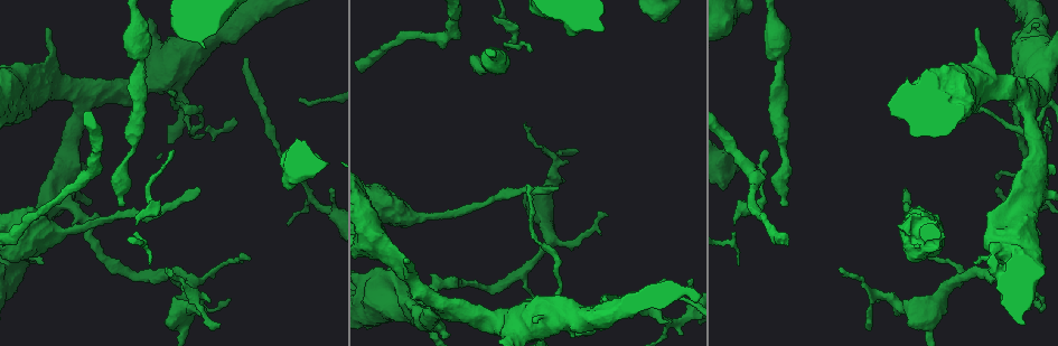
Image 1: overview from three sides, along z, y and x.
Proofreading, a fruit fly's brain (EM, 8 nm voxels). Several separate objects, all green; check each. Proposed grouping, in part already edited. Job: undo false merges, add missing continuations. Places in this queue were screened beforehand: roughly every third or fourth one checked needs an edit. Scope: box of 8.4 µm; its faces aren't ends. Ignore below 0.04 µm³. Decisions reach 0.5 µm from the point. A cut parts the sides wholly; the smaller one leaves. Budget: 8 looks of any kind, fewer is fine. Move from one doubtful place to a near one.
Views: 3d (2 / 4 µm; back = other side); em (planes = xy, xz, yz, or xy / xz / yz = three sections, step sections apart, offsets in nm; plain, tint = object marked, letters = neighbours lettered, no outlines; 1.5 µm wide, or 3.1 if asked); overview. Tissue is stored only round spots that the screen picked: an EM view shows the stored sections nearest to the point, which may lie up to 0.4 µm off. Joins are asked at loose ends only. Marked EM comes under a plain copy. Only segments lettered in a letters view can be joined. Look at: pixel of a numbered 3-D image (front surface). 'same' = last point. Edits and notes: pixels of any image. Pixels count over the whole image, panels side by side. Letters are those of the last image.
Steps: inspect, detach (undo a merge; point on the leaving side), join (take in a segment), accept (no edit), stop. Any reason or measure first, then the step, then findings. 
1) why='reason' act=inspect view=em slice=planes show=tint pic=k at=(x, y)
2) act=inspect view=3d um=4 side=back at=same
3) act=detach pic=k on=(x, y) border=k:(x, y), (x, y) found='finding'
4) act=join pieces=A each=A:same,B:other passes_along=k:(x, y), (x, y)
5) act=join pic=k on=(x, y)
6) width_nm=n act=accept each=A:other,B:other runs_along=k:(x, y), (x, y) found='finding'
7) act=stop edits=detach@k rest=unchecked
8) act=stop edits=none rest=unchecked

why='calibre changes' act=inspect view=em slice=xz step=8 show=tint pic=1 at=(310, 197)

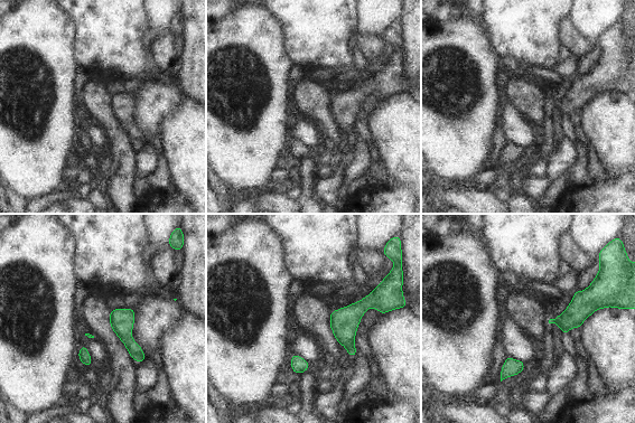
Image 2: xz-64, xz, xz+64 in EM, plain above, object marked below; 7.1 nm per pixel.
why='cut it another way' act=inspect view=em slice=yz step=4 show=tint at=same

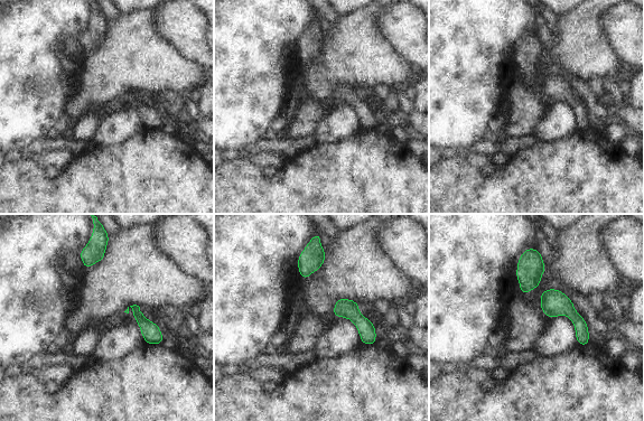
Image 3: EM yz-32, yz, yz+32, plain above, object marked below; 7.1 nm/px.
why='what lies round it' act=inspect view=em slice=yz step=4 show=letters at=same

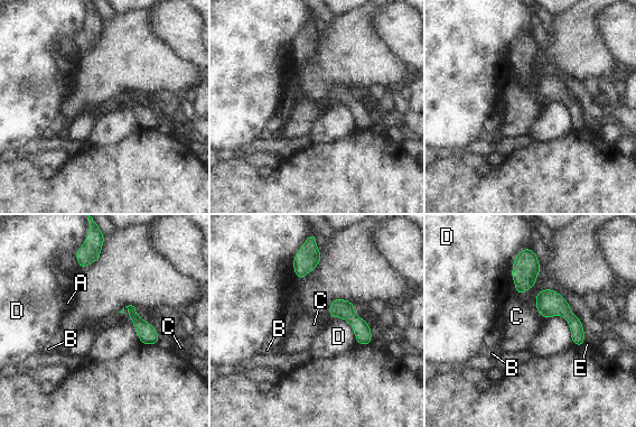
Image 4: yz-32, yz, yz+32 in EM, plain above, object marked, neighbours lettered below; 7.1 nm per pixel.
longest_contact=D:320nm act=accept each=A:other,B:other,C:other,D:other,E:other border=4:(531, 248), (514, 259), (514, 288) found='continuous, no second neuron'

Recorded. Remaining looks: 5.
why='free end' act=inspect view=3d um=2 pic=1 at=(903, 190)

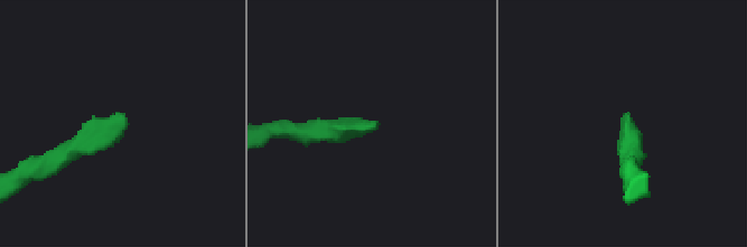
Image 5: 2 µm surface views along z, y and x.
why='shape alone is not enough' act=inspect view=em slice=planes show=tint pic=5 at=(123, 117)

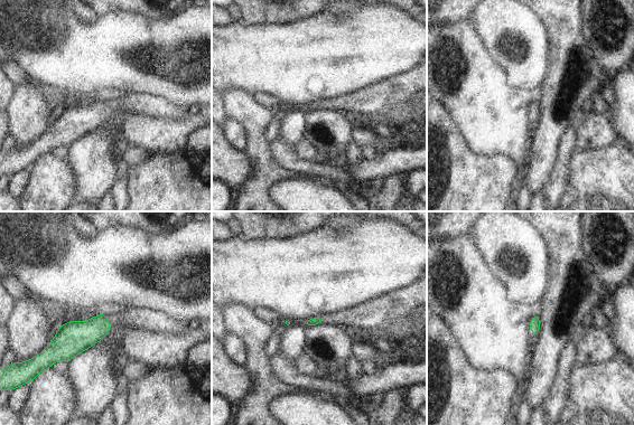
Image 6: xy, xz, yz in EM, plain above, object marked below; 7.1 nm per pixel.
why='see the neighbours' act=inspect view=em slice=planes show=letters at=same

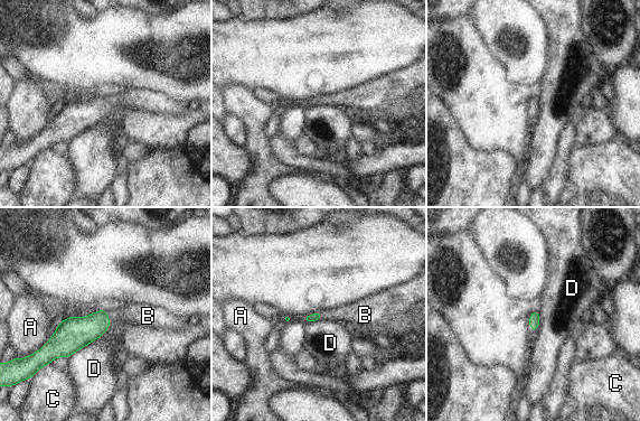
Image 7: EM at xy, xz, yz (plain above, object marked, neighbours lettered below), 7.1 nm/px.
act=join pieces=B each=A:other,B:same,C:other,D:other passes_along=7:(76, 331), (109, 319), (130, 314) found='the neuron continues'

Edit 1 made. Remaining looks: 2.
act=stop edits=join@7 rest=unchecked

